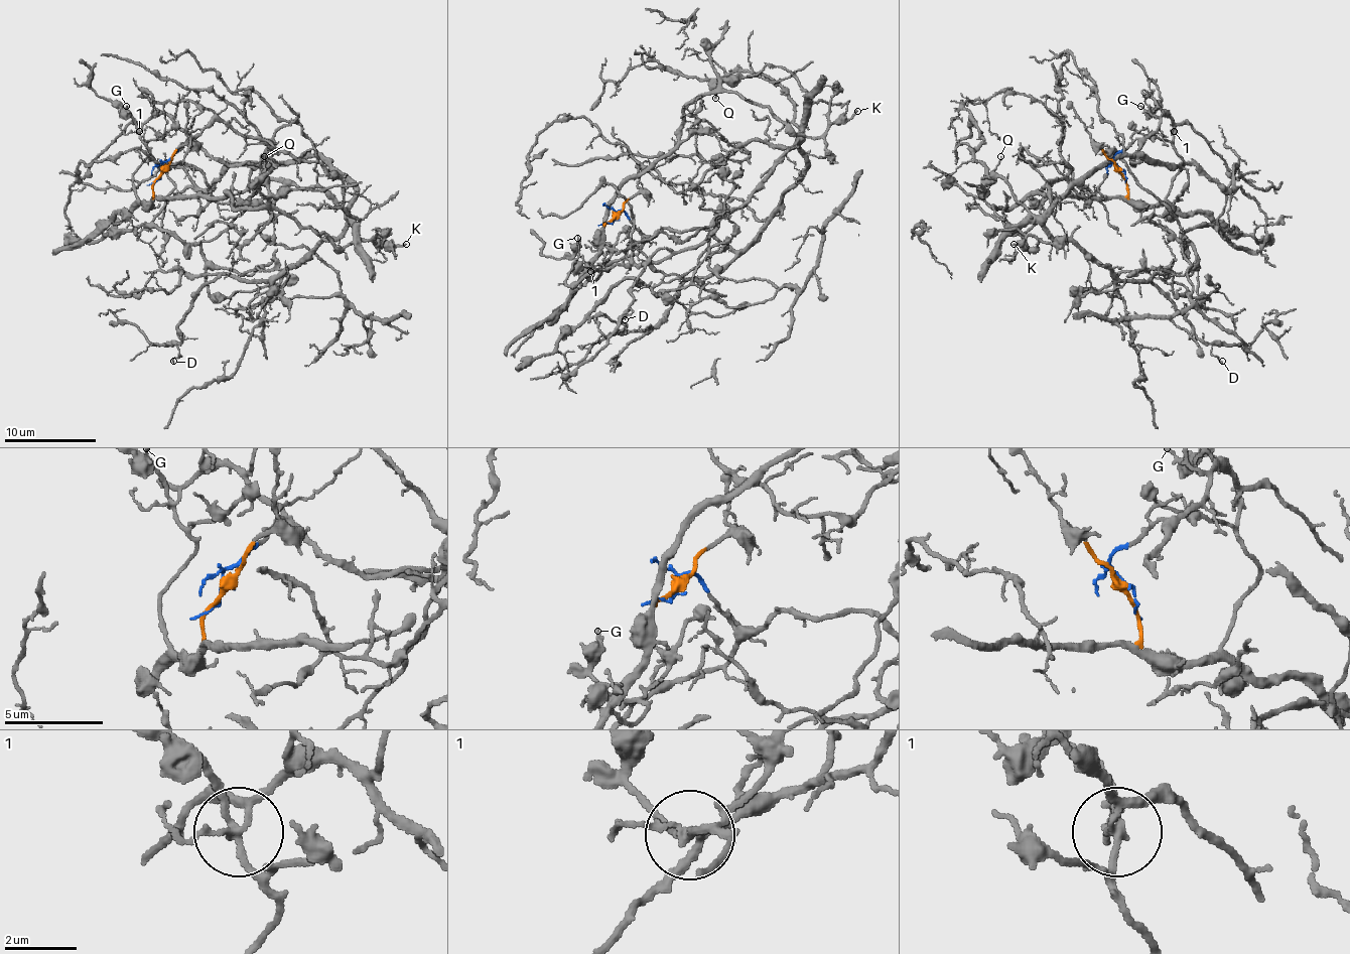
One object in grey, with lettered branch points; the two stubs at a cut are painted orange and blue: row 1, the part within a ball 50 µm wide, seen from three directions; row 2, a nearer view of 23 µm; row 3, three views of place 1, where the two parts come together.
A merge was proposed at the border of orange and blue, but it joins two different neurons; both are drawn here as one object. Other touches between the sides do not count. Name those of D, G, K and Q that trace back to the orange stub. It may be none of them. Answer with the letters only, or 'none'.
G, K, Q

